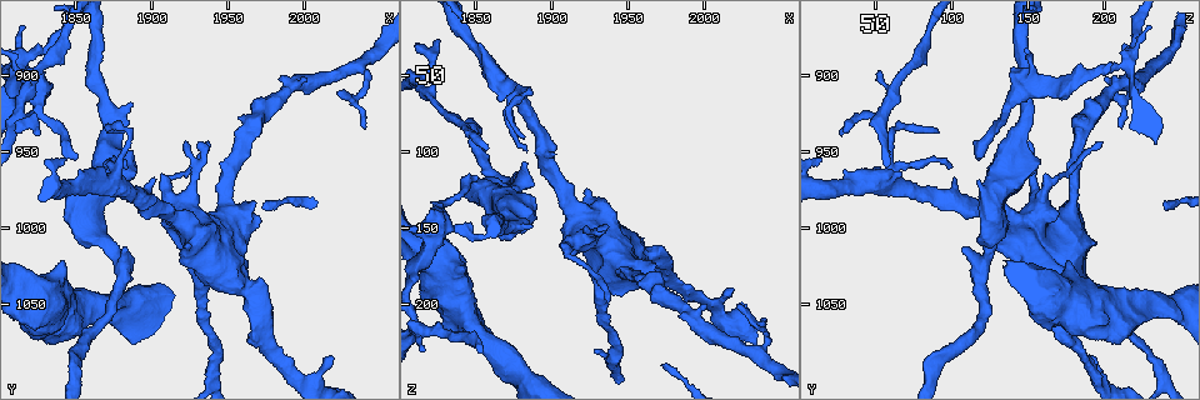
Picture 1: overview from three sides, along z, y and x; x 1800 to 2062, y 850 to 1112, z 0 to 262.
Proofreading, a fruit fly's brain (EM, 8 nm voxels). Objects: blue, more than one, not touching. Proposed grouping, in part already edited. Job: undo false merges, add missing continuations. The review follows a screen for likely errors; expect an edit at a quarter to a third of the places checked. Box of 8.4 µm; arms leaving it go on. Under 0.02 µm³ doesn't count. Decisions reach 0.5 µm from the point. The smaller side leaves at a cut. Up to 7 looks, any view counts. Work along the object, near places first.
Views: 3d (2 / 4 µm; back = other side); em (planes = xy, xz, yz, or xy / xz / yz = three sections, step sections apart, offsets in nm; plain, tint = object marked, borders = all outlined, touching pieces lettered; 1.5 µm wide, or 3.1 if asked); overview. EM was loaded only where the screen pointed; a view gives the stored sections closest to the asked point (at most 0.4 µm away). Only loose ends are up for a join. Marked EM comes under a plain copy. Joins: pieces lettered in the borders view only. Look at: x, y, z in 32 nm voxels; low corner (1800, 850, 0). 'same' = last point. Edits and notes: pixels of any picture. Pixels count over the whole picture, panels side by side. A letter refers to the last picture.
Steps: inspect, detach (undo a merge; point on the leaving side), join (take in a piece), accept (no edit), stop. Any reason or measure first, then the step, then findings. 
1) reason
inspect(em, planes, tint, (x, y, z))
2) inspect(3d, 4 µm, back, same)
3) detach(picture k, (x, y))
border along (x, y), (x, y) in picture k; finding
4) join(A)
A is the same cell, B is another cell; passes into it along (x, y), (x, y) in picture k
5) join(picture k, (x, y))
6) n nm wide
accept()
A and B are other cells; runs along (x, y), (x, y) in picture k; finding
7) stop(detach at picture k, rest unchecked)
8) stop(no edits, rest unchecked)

branch point
inspect(3d, 2 µm, (1824, 914, 140))

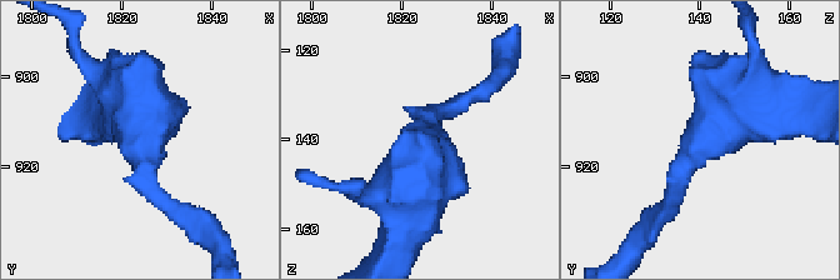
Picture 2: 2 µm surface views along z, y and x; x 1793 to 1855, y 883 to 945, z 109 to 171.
3 arms
inspect(em, xy, step 4, tint, (1825, 913, 141))

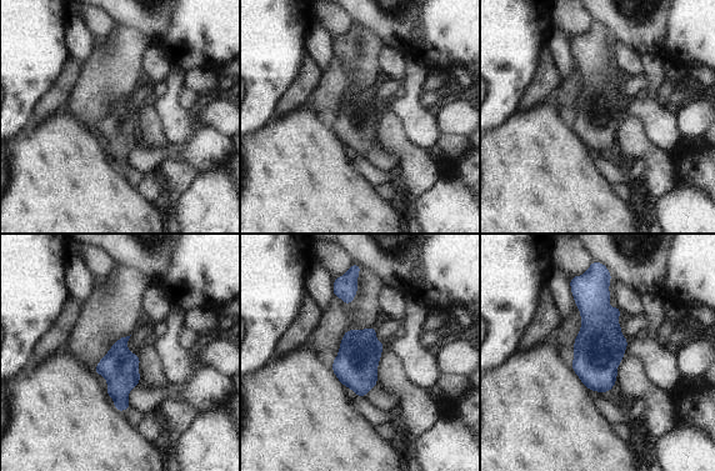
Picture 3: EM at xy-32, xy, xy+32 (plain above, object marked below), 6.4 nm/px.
inspect(em, planes, borders, same)

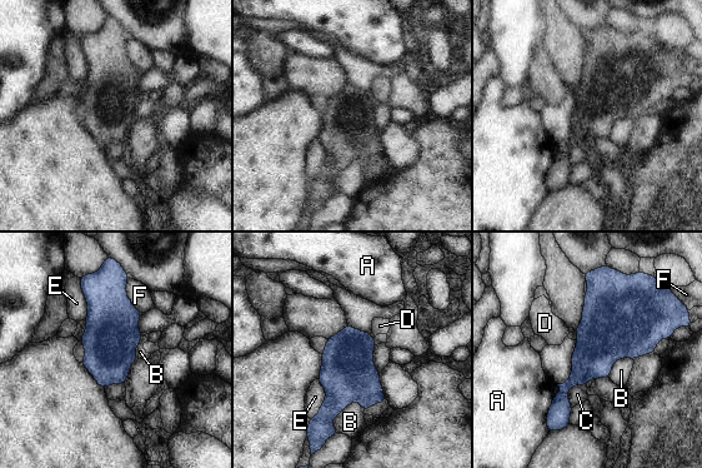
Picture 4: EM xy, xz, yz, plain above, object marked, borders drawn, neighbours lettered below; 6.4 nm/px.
E touches over 280 nm
accept()
A, B, C, D, E and F are other cells; border along (357, 401), (332, 419), (337, 432) in picture 4; one cell here

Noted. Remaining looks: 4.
free end
inspect(em, planes, borders, (1820, 898, 52))

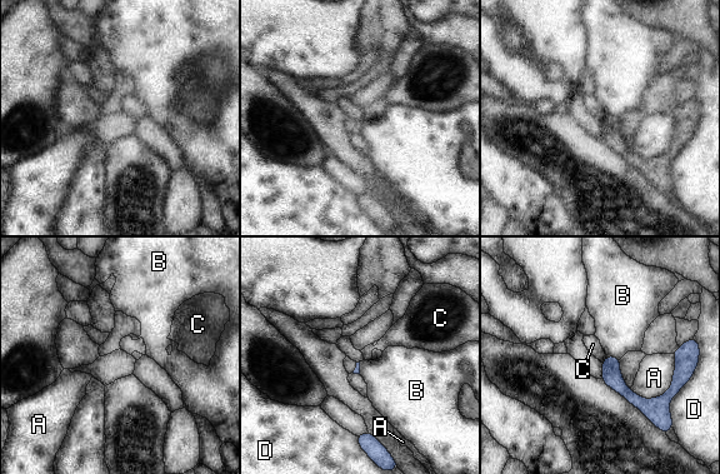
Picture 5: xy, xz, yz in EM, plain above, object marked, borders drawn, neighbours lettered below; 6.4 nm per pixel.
accept()
A, B, C and D are other cells; border along (608, 355), (614, 355), (619, 359) in picture 5; no lettered piece goes on from it

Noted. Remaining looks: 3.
branch stops here
inspect(em, xz, step 4, borders, (2016, 1084, 190))

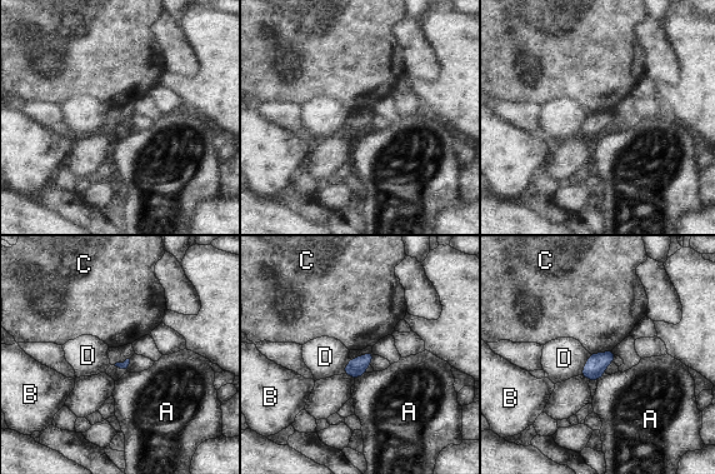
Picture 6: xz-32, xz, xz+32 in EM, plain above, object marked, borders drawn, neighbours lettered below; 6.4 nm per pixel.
accept()
A, B, C and D are other cells; border along (611, 349), (604, 353), (590, 354) in picture 6; no lettered piece goes on from it

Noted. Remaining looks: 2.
stop(no edits, rest unchecked)

